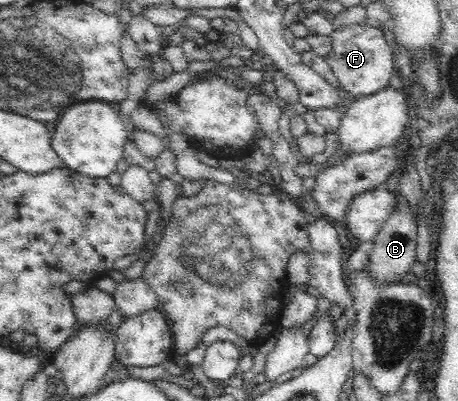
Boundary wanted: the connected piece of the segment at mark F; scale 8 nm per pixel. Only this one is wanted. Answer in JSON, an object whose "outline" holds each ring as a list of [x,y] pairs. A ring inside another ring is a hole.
{"outline":[[[367,23],[342,26],[331,35],[332,50],[327,54],[327,63],[330,65],[337,84],[348,94],[358,98],[376,94],[388,84],[393,73],[392,53],[384,40],[379,28]]]}

